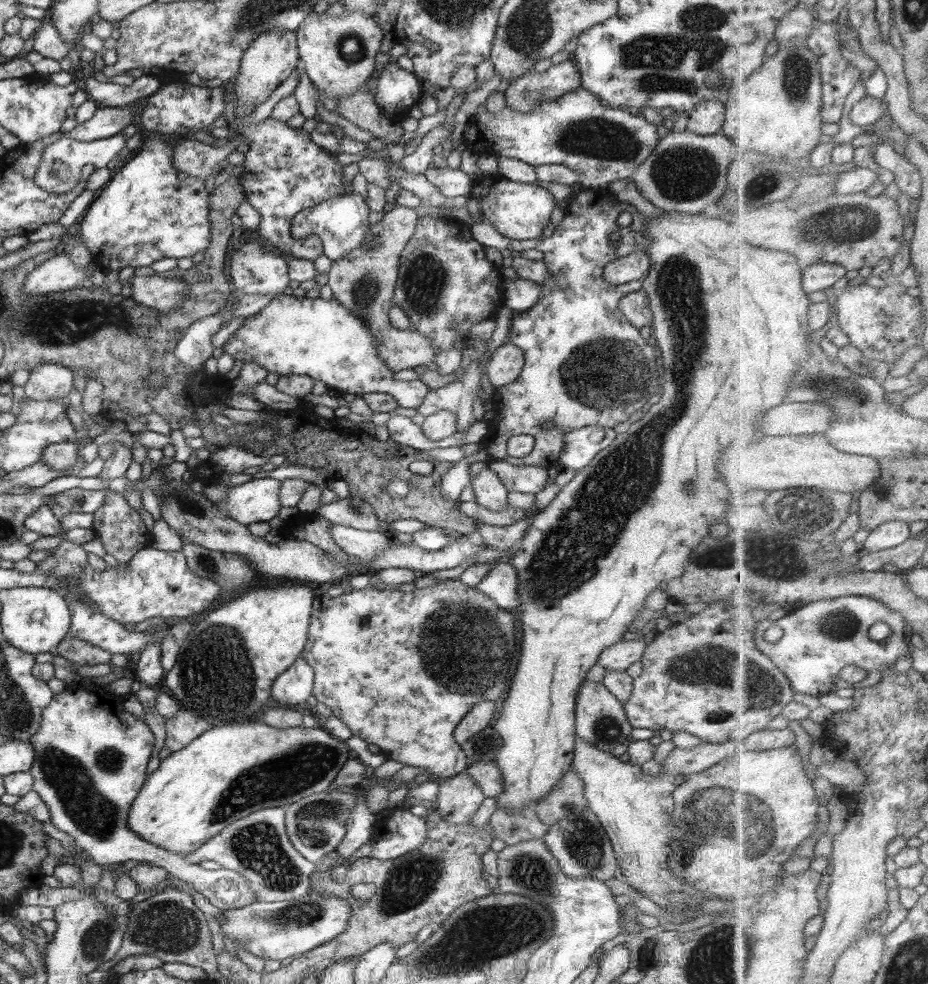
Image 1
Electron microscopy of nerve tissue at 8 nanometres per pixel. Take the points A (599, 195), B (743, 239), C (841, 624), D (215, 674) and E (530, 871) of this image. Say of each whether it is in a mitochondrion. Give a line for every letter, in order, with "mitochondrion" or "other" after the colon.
A: other
B: other
C: mitochondrion
D: mitochondrion
E: mitochondrion

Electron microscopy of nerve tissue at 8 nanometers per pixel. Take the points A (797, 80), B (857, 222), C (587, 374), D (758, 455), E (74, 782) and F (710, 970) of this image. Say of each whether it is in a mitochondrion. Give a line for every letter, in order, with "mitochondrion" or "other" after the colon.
A: mitochondrion
B: mitochondrion
C: mitochondrion
D: other
E: mitochondrion
F: mitochondrion

